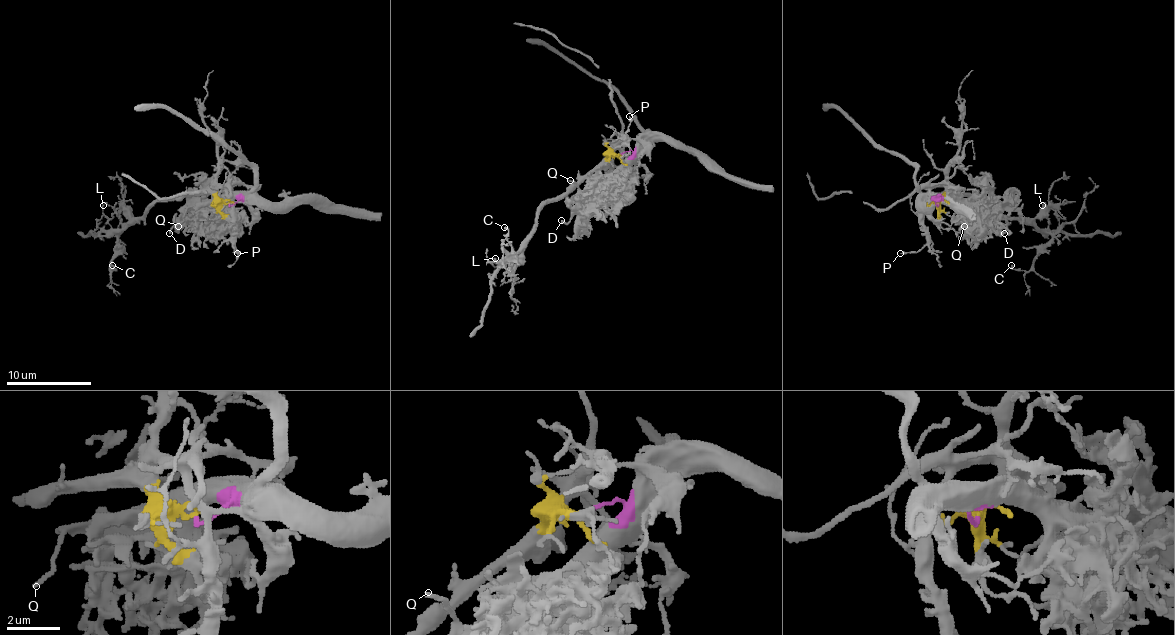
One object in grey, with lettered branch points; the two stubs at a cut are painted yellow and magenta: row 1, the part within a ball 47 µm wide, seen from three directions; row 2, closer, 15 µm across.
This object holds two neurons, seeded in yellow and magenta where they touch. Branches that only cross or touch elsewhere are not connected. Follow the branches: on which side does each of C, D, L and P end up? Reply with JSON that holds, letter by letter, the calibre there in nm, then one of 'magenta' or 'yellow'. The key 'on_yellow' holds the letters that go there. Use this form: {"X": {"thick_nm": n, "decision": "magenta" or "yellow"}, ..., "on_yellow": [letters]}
{"C": {"thick_nm": 160, "decision": "yellow"}, "D": {"thick_nm": 140, "decision": "magenta"}, "L": {"thick_nm": 70, "decision": "yellow"}, "P": {"thick_nm": 170, "decision": "yellow"}, "on_yellow": ["C", "L", "P"]}

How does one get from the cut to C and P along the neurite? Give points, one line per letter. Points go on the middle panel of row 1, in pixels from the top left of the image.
C: (620, 154), (611, 154), (539, 211), (531, 238), (510, 262), (510, 268), (504, 245), (508, 230), (504, 228)
P: (620, 154), (607, 160), (624, 139), (626, 143), (630, 122), (628, 116)

